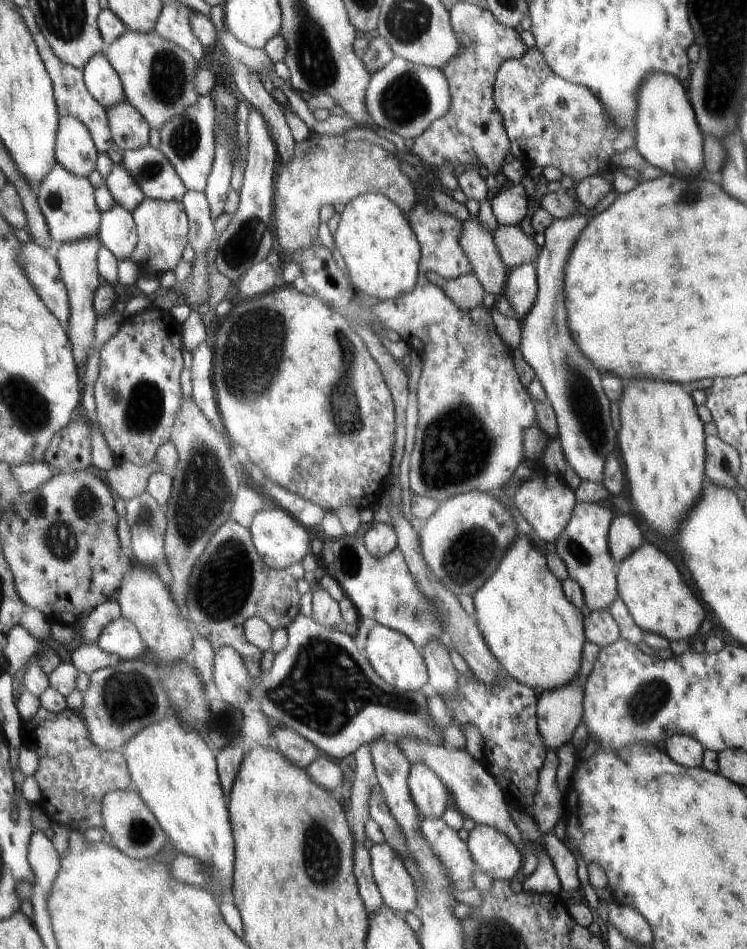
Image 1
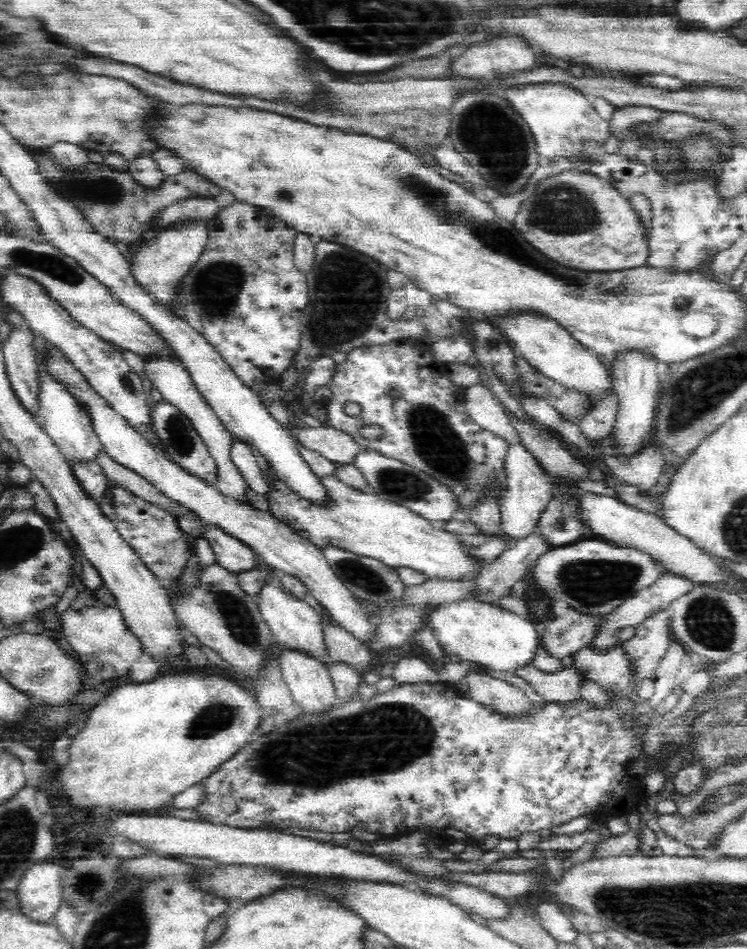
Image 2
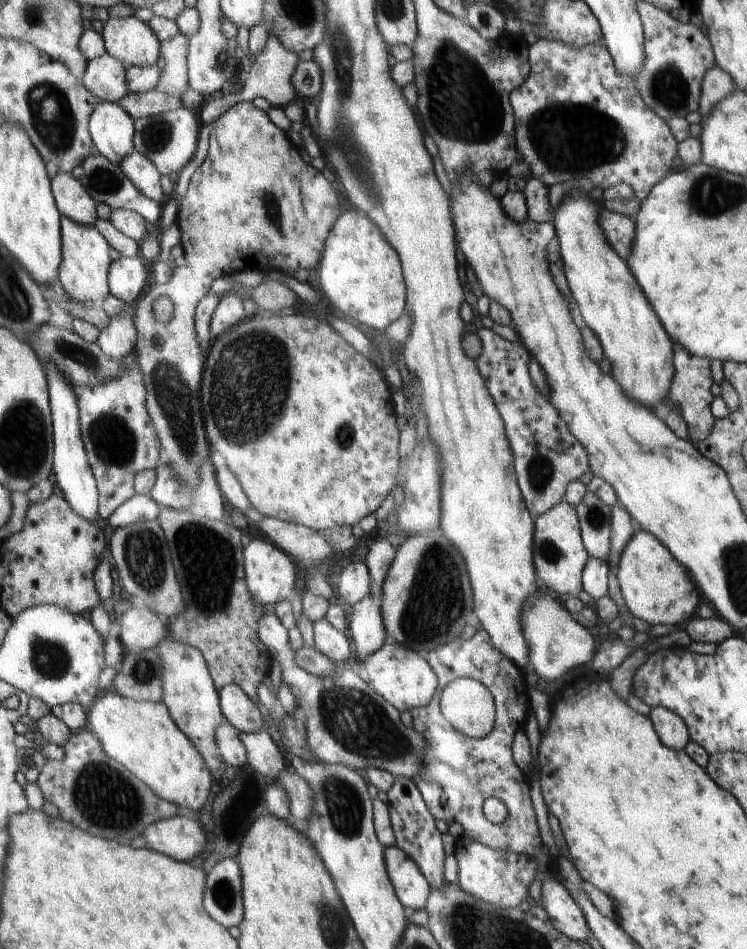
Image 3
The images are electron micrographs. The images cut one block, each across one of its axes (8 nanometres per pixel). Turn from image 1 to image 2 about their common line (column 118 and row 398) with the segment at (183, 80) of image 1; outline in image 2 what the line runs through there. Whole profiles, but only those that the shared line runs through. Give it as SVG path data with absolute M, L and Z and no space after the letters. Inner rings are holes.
M41 372L41 389L40 389L40 414L39 425L42 430L52 439L56 449L64 461L72 468L74 465L88 465L96 463L98 455L103 451L100 439L96 437L92 423L86 415L84 409L80 409L78 403L70 395L64 393L64 387L52 381L48 375Z

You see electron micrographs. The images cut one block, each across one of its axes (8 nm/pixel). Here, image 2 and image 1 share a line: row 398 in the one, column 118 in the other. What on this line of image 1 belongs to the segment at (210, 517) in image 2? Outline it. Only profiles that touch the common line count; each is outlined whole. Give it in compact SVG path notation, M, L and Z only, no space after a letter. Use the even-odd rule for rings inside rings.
M106 54L98 55L89 62L85 68L85 79L94 98L107 110L128 101L122 77Z

